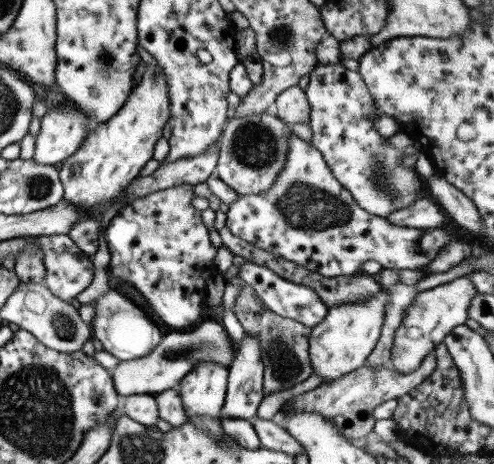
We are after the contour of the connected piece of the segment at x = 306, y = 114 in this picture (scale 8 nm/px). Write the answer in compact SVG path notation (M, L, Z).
M298 85L280 92L273 110L277 118L291 126L310 122L310 106L304 90Z

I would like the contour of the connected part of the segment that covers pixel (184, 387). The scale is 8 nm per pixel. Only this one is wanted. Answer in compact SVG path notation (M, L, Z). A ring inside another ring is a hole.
M199 362L178 384L182 406L188 420L190 416L220 417L227 393L228 368L215 362Z

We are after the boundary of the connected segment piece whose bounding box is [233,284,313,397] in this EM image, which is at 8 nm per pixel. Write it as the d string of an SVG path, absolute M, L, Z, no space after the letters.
M244 285L242 293L236 298L233 311L246 333L253 337L259 336L260 354L265 366L263 391L264 396L267 397L282 390L288 390L312 376L313 368L309 355L311 328L291 318L284 318L270 309L260 310L254 293L255 290L250 285Z

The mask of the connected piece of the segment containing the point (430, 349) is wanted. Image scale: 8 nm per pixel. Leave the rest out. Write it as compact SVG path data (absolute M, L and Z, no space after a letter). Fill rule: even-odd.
M467 276L417 292L412 306L407 308L401 325L394 333L390 360L393 369L400 374L414 372L428 355L434 353L436 346L443 343L454 327L465 324L469 318L470 301L477 294L477 288Z

